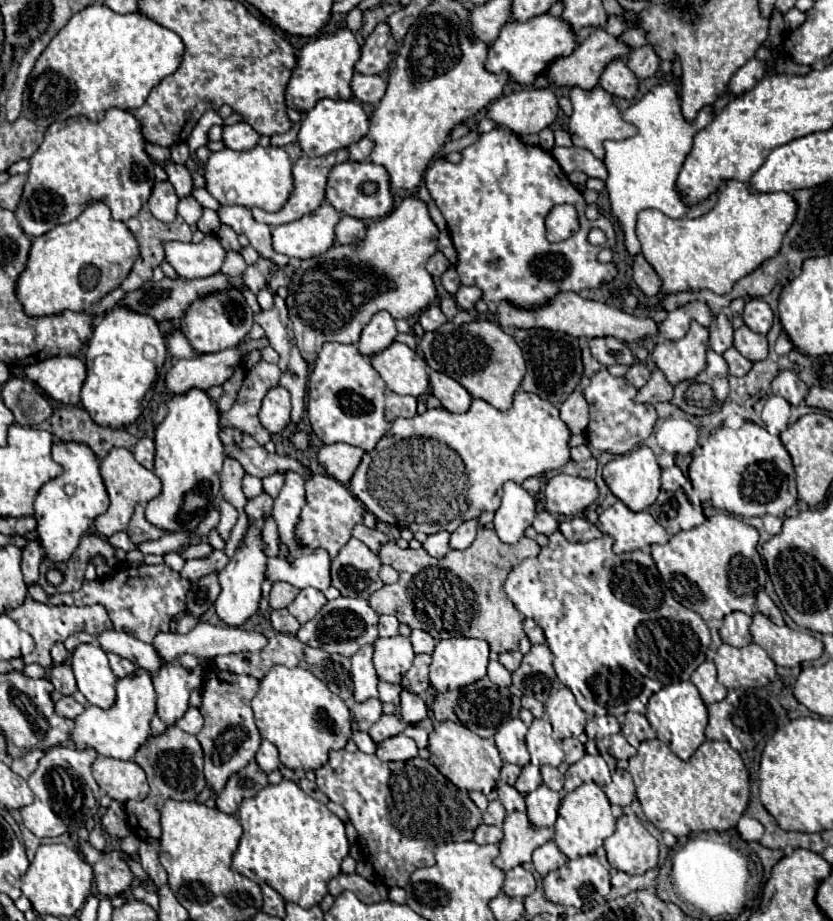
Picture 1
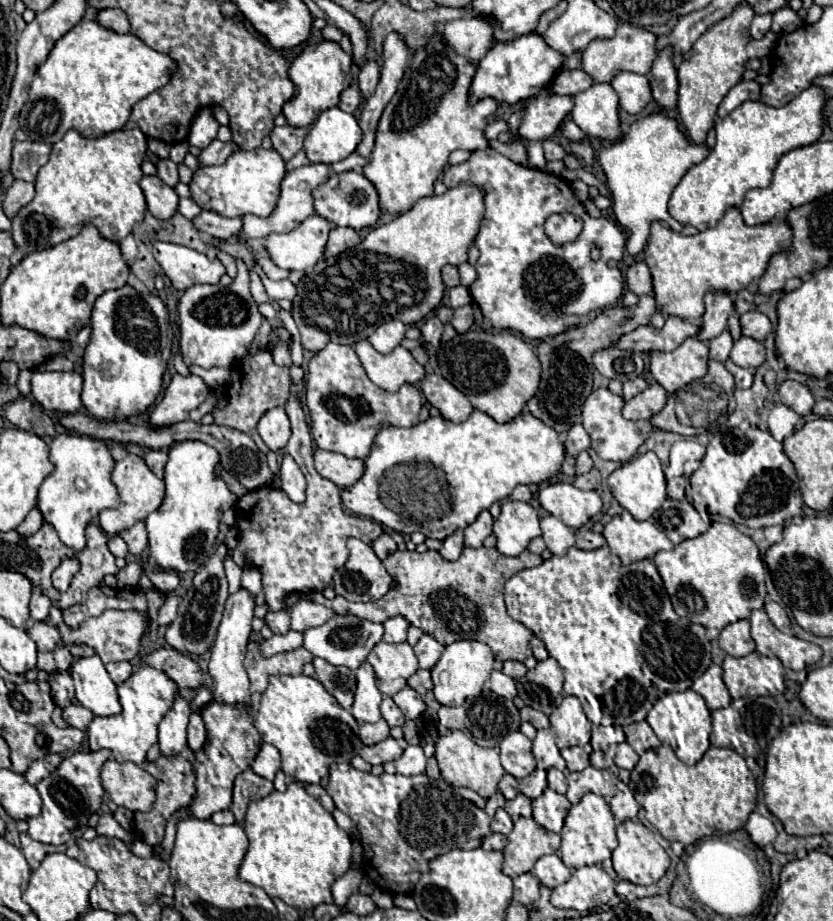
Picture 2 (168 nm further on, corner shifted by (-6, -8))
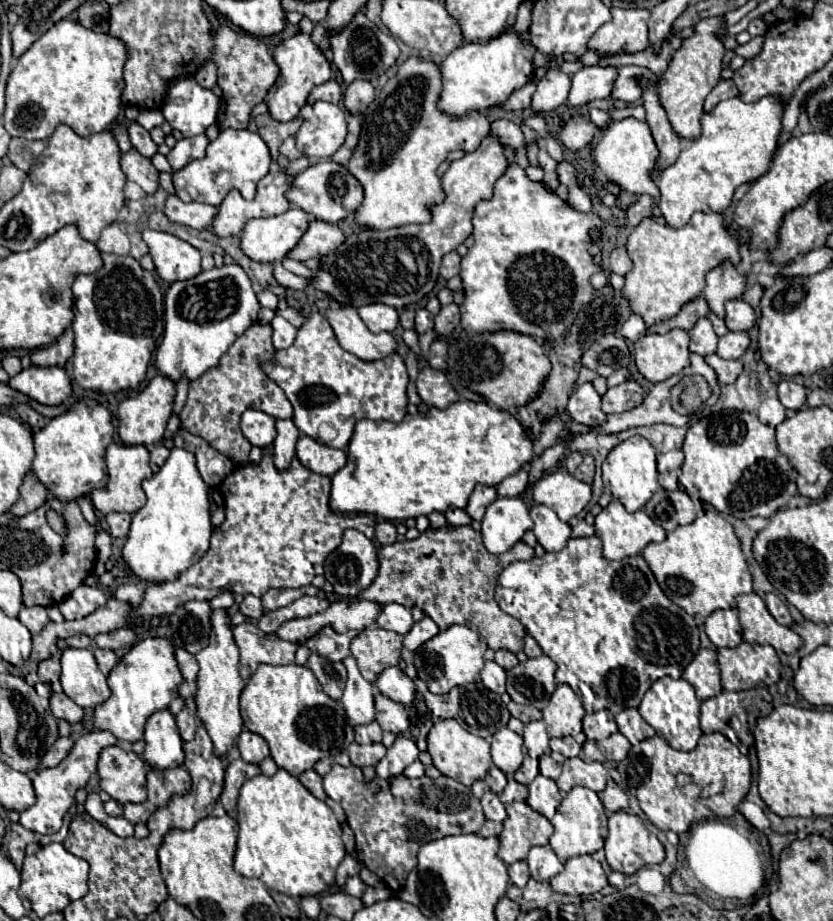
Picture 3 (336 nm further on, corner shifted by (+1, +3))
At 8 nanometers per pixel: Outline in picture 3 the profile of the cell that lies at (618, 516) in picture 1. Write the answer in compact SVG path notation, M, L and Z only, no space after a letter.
M611 501L597 517L595 517L595 533L603 541L603 555L607 559L625 559L639 555L645 545L653 541L665 539L665 529L655 522L643 509L629 513L619 501Z

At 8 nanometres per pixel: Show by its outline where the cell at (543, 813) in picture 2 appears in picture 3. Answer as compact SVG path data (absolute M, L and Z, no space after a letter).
M537 775L533 779L533 783L529 785L527 803L531 805L531 809L545 815L547 819L551 819L555 815L555 809L561 801L563 801L563 793L559 791L559 787L555 785L553 779Z

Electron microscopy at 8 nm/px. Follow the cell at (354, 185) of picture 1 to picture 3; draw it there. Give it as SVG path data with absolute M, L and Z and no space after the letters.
M319 161L295 175L285 197L291 205L307 211L315 219L321 219L327 223L337 223L341 219L349 217L357 209L357 205L361 205L363 189L361 189L359 181L343 165L337 165L333 161Z

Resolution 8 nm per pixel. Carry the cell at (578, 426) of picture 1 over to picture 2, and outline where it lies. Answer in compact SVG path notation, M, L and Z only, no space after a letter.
M580 422L572 424L572 428L568 430L564 446L566 446L566 452L572 454L572 456L578 456L578 452L590 448L590 436L586 434L586 430L584 430L584 426Z

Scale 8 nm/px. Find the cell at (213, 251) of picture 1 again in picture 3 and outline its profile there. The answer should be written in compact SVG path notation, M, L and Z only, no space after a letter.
M151 229L143 233L143 241L147 243L155 271L163 281L183 281L201 273L201 253L187 241Z

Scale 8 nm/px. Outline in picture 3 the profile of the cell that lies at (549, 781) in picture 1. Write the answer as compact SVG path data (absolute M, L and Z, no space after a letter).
M545 755L545 757L539 757L539 771L549 779L557 779L561 775L561 765L555 763L549 755Z

